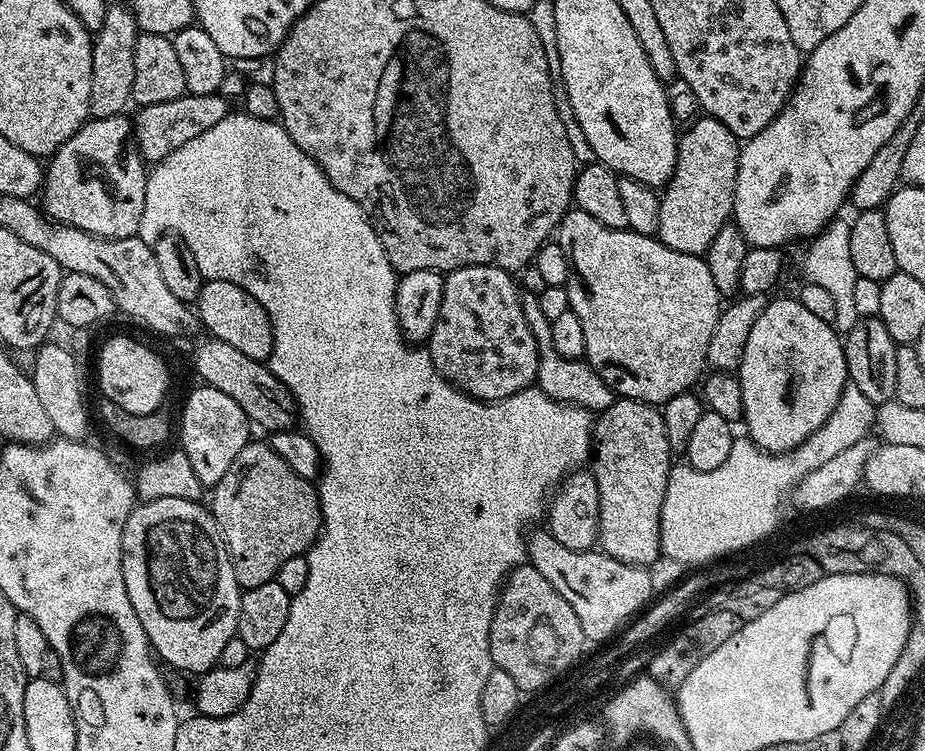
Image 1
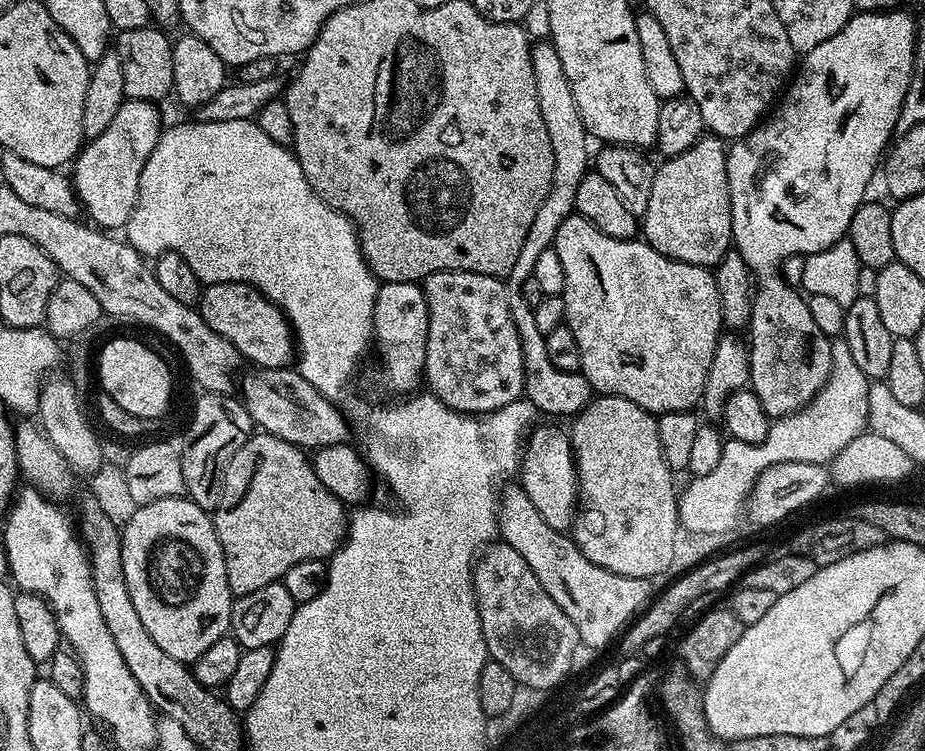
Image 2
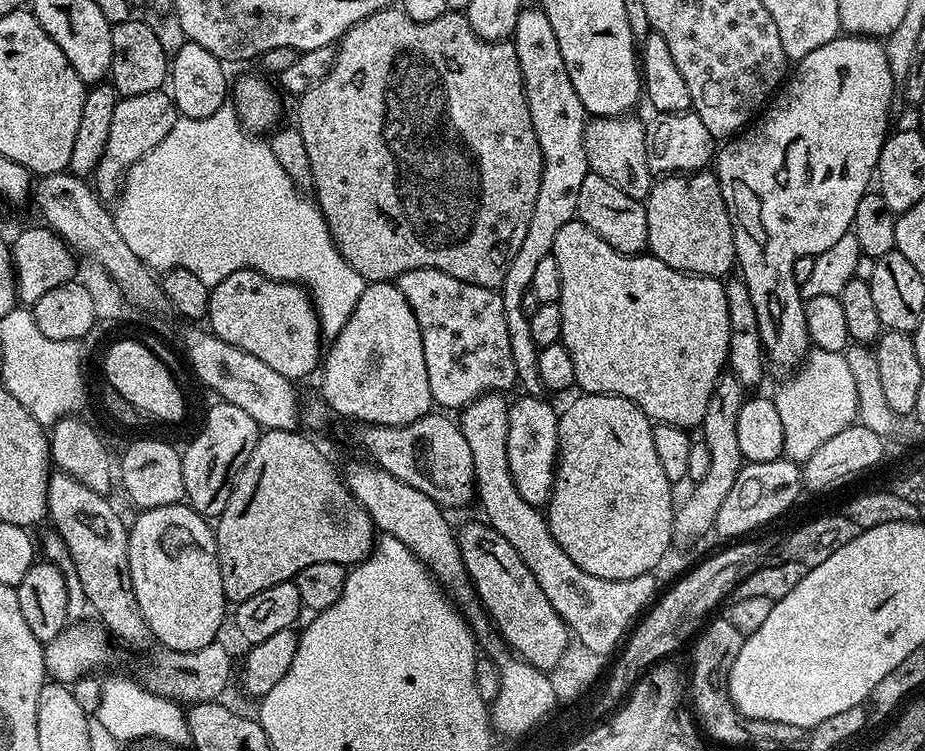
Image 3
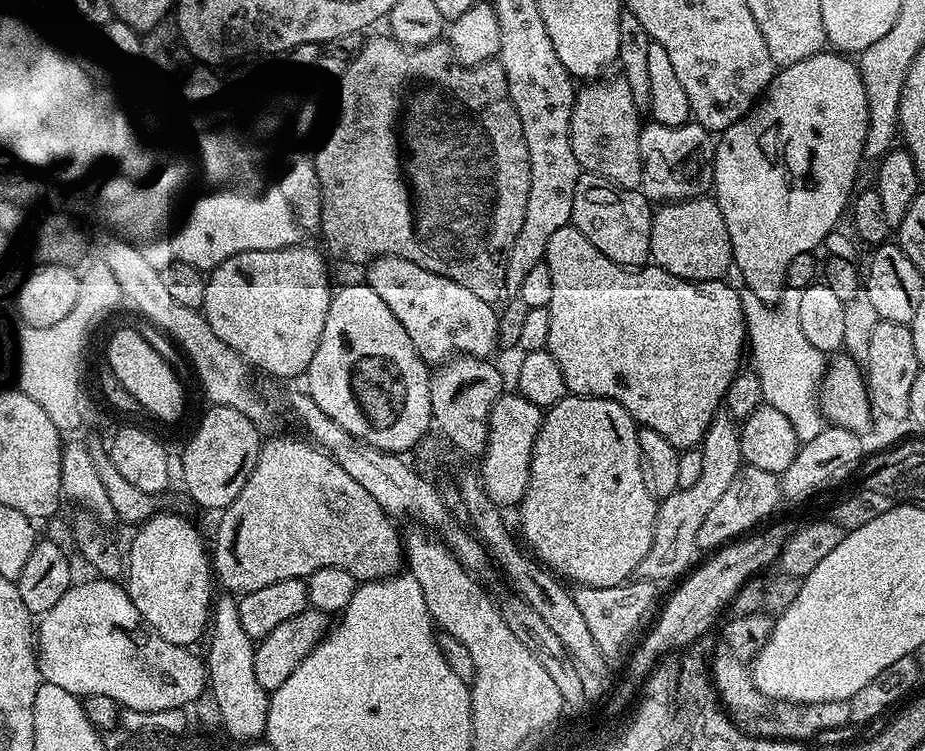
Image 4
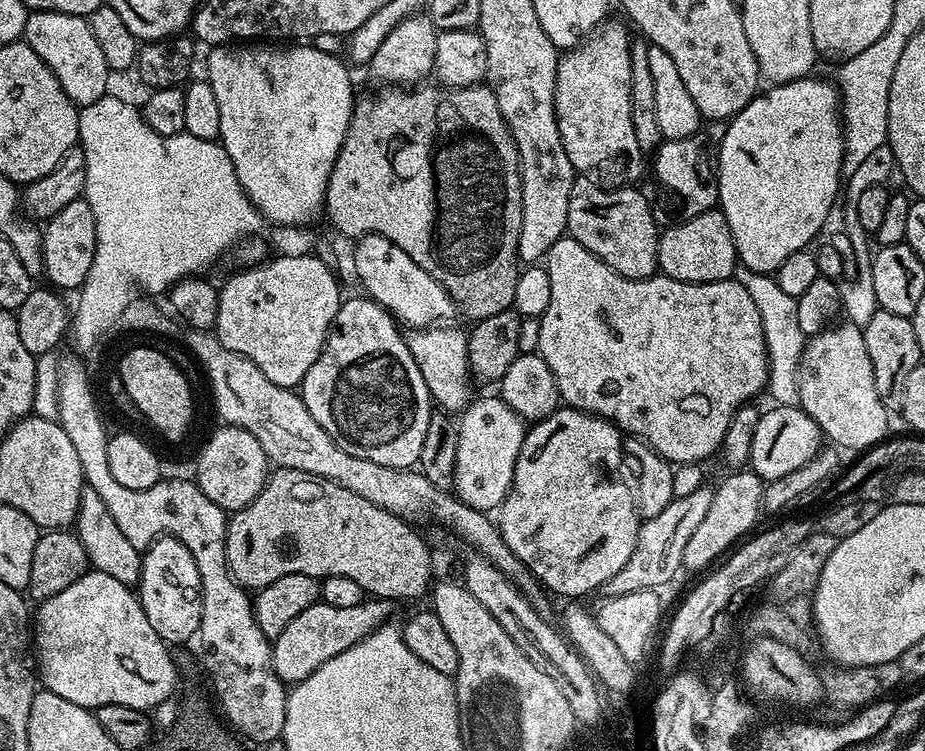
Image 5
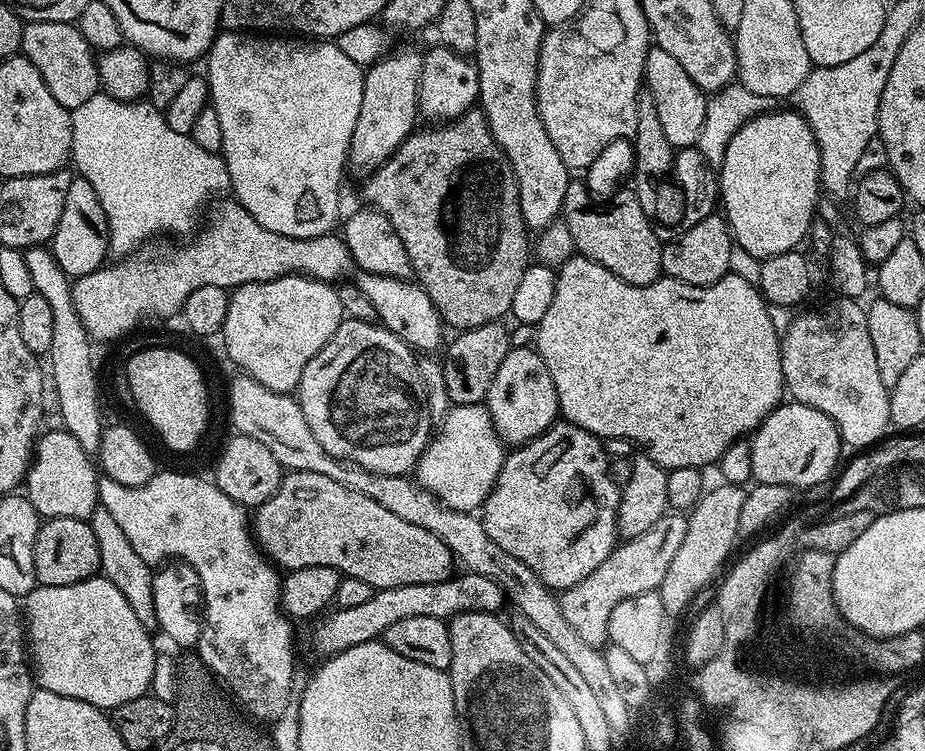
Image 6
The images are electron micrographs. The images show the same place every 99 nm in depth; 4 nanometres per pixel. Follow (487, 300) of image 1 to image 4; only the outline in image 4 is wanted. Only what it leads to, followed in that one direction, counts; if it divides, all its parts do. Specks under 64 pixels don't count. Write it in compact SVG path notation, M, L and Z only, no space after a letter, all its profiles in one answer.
M381 256L373 261L367 265L366 283L390 306L390 314L402 322L425 364L439 366L458 356L493 355L491 352L500 344L500 317L493 305L482 302L466 286L458 286L458 282L450 282L450 278L442 278L406 258Z

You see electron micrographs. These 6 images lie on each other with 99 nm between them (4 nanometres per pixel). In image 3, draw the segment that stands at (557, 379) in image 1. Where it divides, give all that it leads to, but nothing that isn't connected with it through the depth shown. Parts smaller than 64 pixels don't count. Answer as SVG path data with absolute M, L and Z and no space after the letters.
M539 6L525 7L520 13L512 35L510 37L512 44L516 47L516 57L518 58L518 66L522 66L522 78L524 79L524 93L526 94L526 102L530 106L530 122L534 122L534 134L538 138L538 146L542 150L542 158L544 165L542 166L542 174L540 175L540 185L538 186L538 202L534 202L534 214L530 214L530 226L526 229L526 238L522 238L522 246L518 250L518 254L514 254L514 262L510 262L510 270L506 270L506 278L504 283L500 285L498 291L502 298L502 306L506 310L506 330L510 330L510 354L514 358L514 370L516 371L516 379L519 387L524 387L523 391L529 396L540 396L542 385L540 375L538 374L538 344L532 341L532 328L528 325L529 317L522 310L520 303L524 297L524 293L532 287L532 279L534 278L534 269L538 267L538 262L542 262L544 256L551 256L552 247L554 246L554 234L558 234L558 230L562 230L562 226L566 226L566 222L576 219L576 203L578 202L578 190L582 190L582 178L586 178L589 174L588 159L586 158L586 146L584 145L584 126L586 123L586 113L582 102L578 98L578 90L574 90L574 82L570 82L570 74L566 74L566 62L562 62L562 50L558 50L558 38L554 38L554 26L550 26L550 18L546 18L543 8Z

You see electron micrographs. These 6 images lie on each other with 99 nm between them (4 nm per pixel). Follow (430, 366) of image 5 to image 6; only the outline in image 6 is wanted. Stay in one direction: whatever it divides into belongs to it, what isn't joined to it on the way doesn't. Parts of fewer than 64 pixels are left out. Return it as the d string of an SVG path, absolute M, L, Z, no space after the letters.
M357 271L355 275L361 294L368 296L373 310L376 311L375 319L383 327L389 328L409 348L420 354L432 354L440 343L445 343L446 325L434 302L430 302L430 298L418 284L412 282L408 285L408 282L394 276L379 276L362 271Z

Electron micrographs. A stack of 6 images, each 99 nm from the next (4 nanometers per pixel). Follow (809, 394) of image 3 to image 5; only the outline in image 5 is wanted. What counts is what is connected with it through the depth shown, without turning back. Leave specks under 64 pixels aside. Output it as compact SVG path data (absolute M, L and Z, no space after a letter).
M743 266L737 267L735 279L742 286L746 286L750 298L754 298L754 306L758 306L758 314L762 318L762 334L766 338L768 347L768 382L767 395L772 395L777 405L792 406L798 401L798 366L802 358L802 350L806 337L798 326L798 306L796 298L780 290L775 275L767 272L755 272Z

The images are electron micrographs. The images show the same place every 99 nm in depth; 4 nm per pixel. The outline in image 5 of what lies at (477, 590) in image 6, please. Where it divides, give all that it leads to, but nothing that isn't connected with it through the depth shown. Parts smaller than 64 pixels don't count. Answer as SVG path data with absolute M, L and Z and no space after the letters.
M366 598L358 606L339 607L321 602L302 610L302 614L298 614L298 618L290 618L290 622L286 622L286 630L271 641L272 665L278 678L286 686L301 684L314 674L314 670L318 670L318 666L330 662L330 658L338 658L342 650L350 650L350 646L362 642L362 638L389 623L393 619L392 608L391 600Z

